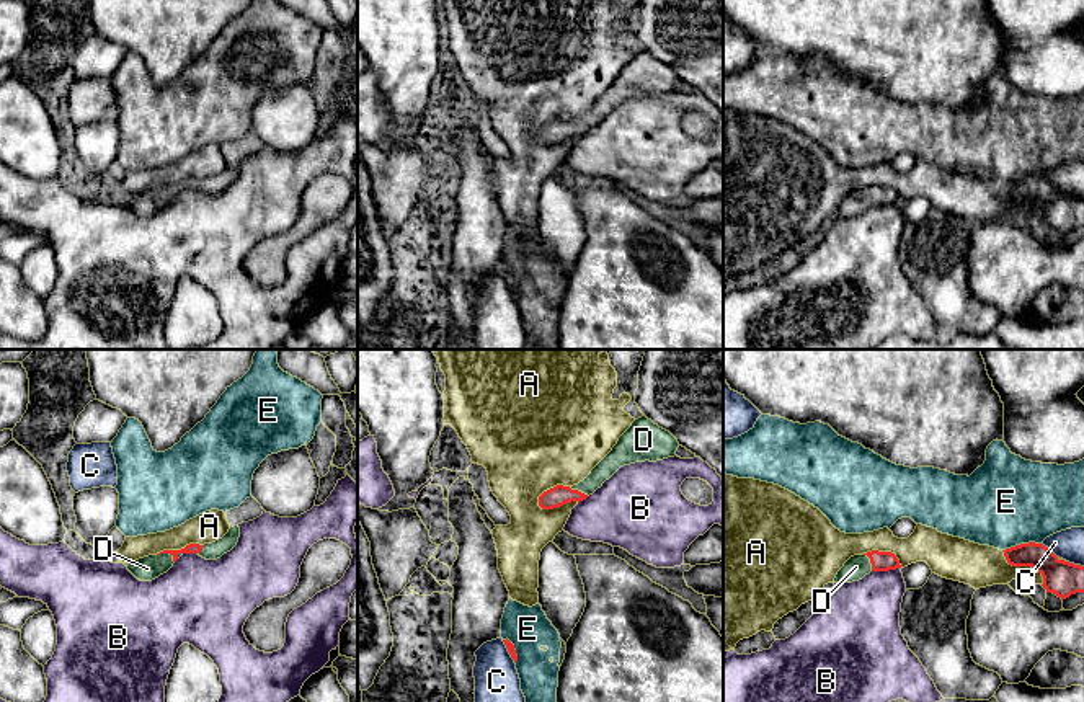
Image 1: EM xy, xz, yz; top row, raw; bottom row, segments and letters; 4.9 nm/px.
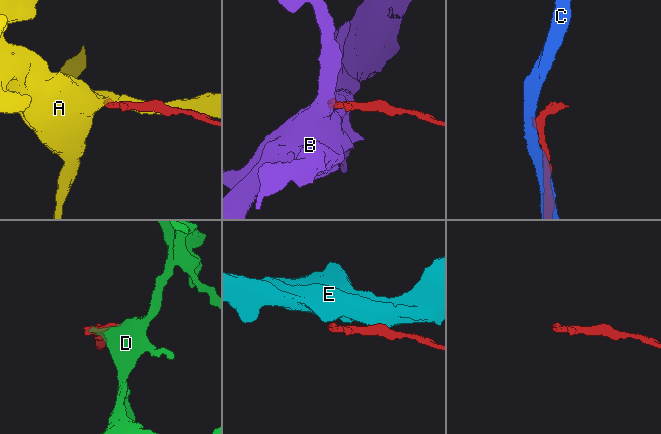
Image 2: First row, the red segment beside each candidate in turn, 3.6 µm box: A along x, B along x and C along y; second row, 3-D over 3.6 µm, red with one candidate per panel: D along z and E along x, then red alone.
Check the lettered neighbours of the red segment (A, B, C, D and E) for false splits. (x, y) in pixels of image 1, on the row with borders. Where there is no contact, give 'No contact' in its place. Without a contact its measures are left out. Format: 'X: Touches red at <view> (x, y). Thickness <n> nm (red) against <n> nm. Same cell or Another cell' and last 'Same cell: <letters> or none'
A: Touches red at xz (555, 506). Thickness 100 nm (red) against 320 nm. Another cell
B: Touches red at yz (885, 570). Thickness 100 nm (red) against 360 nm. Another cell
C: Touches red at yz (1050, 550). Thickness 170 nm (red) against 150 nm. Another cell
D: Touches red at xy (167, 552). Thickness 50 nm (red) against 120 nm. Same cell
E: Touches red at yz (1022, 544). Thickness 170 nm (red) against 440 nm. Another cell
Same cell: D

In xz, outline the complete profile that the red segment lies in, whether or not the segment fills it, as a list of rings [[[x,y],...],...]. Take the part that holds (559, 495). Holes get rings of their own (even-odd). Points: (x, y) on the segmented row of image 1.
[[[646,416],[632,423],[619,438],[612,451],[591,470],[591,473],[573,487],[557,485],[539,496],[542,509],[560,508],[571,501],[583,501],[602,487],[620,467],[635,462],[656,462],[674,457],[678,439]]]

